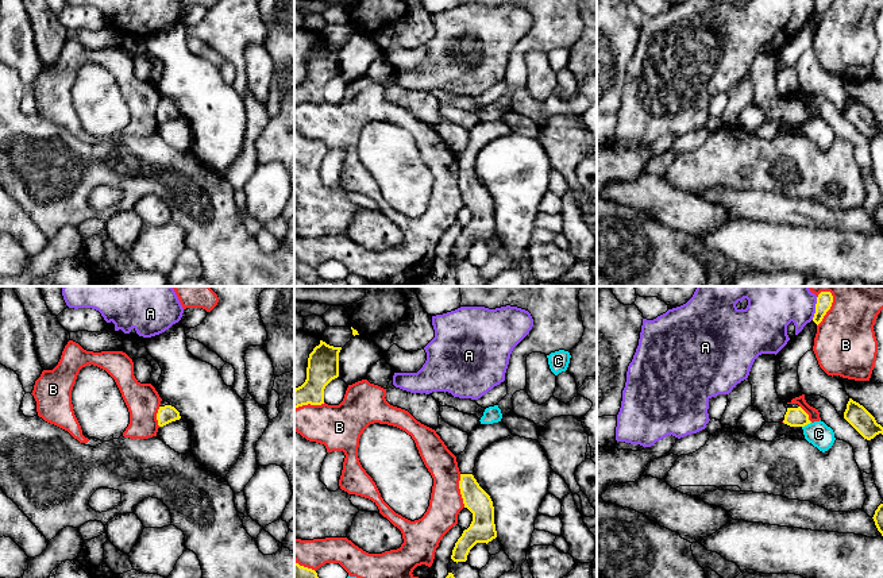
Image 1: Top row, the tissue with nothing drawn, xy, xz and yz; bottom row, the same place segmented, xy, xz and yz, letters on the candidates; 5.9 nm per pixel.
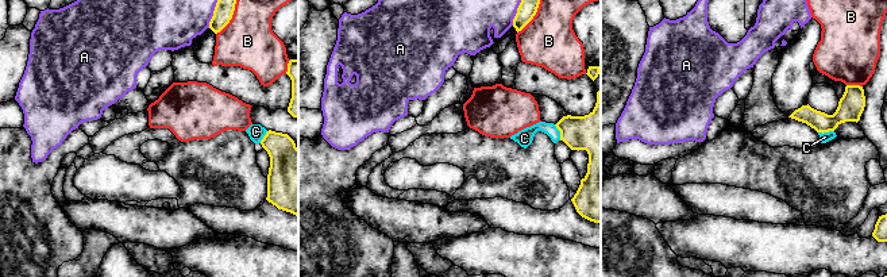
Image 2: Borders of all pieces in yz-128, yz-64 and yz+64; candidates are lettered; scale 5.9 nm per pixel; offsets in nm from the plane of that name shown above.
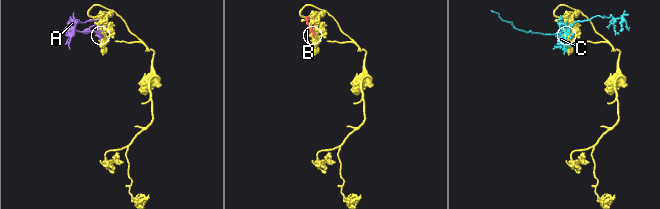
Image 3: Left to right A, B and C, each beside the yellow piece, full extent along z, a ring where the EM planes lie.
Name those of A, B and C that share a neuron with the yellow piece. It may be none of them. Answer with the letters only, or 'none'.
none

